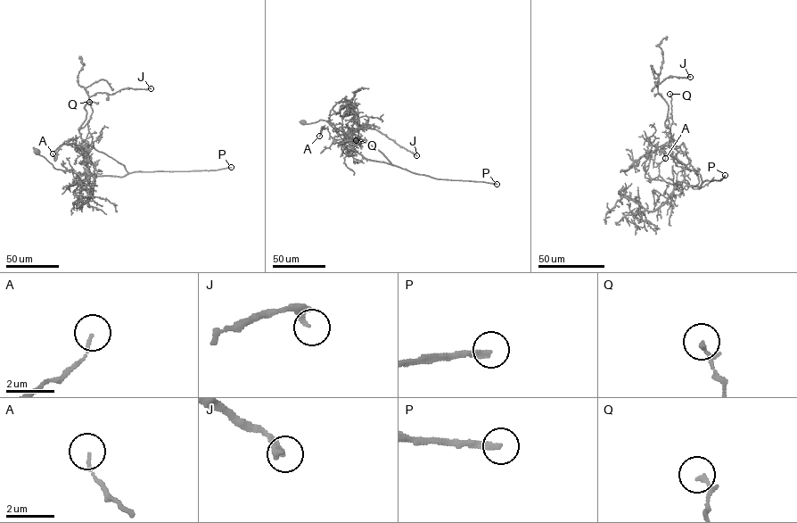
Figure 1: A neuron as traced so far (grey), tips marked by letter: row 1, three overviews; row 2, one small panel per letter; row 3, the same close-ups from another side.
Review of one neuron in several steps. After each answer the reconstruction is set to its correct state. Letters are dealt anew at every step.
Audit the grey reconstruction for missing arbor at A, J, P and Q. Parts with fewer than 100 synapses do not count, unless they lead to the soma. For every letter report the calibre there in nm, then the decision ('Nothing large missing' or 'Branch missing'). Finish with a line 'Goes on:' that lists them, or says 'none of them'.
A: Thickness 100 nm. Nothing large missing
J: Thickness 280 nm. Nothing large missing
P: Thickness 240 nm. Branch missing
Q: Thickness 180 nm. Nothing large missing
Goes on: P

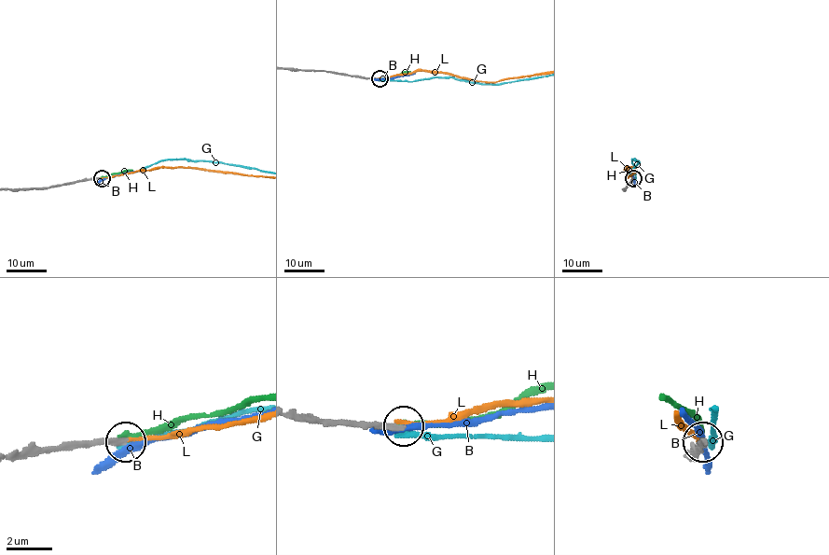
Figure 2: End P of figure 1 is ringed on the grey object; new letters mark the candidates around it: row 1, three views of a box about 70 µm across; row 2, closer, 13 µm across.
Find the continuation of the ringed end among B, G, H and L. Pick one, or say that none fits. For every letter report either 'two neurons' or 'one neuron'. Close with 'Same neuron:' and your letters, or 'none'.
B: two neurons
G: two neurons
H: two neurons
L: two neurons
Same neuron: none

